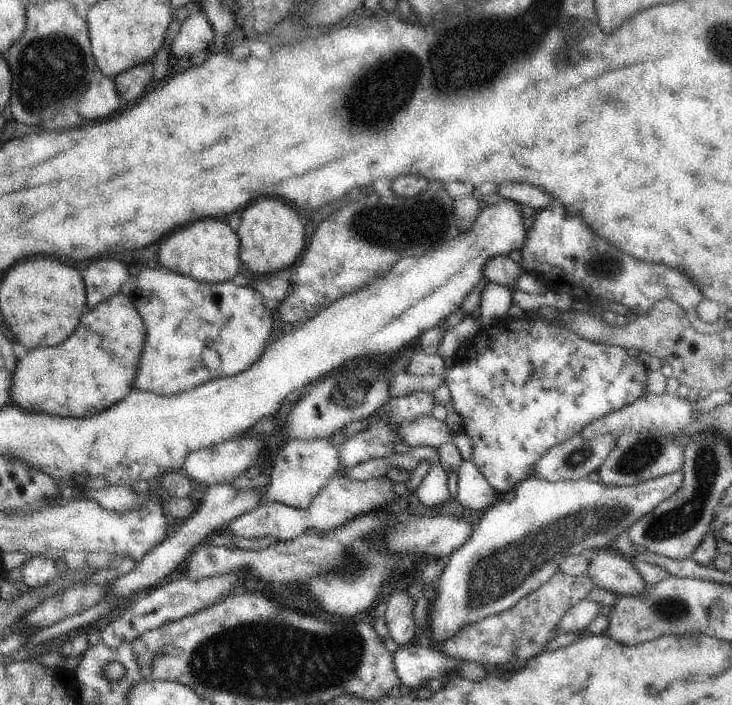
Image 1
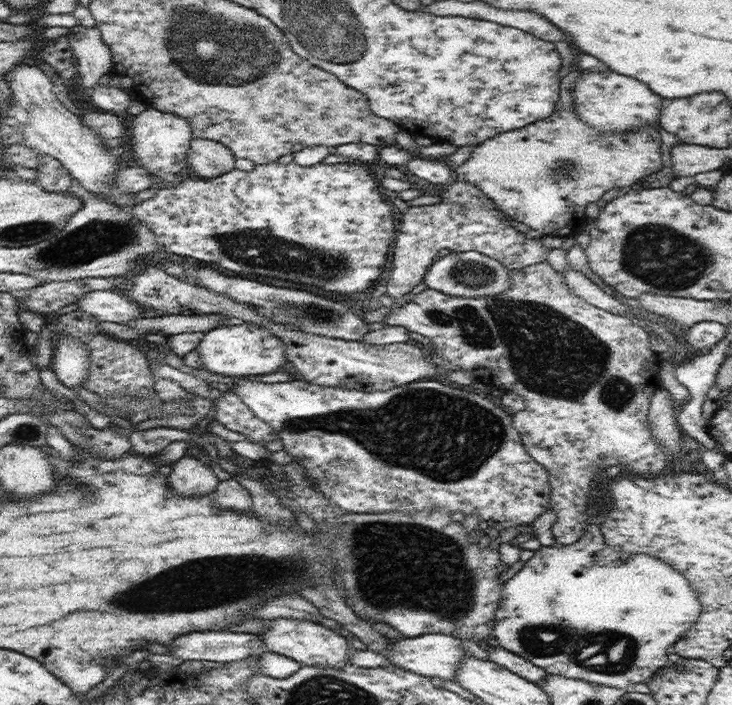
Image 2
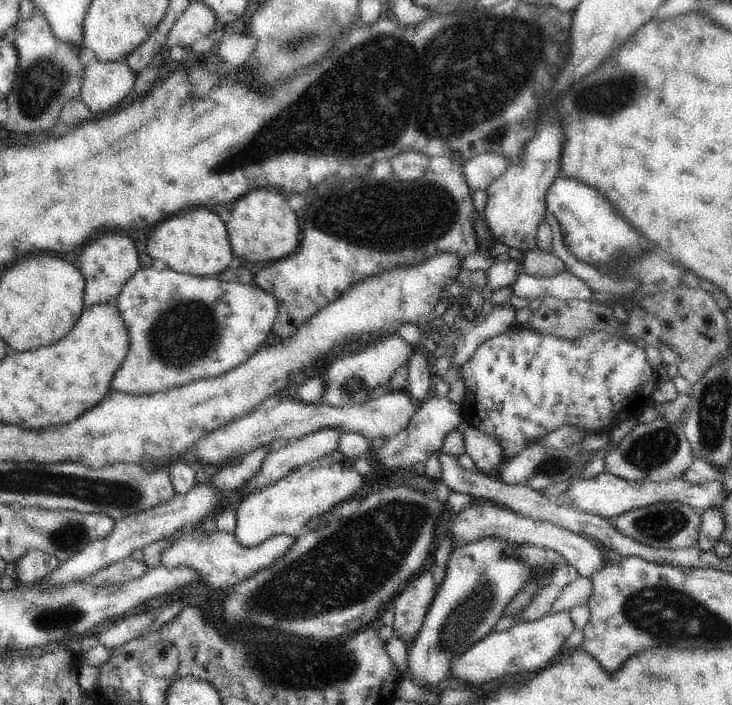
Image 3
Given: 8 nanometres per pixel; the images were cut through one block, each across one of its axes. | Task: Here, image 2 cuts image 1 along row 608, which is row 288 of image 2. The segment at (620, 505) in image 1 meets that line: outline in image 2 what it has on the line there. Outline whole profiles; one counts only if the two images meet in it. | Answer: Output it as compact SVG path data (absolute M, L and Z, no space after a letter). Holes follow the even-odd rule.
M452 251L446 256L436 258L428 267L423 282L428 288L443 292L445 295L463 297L481 297L482 295L492 296L506 289L511 285L512 269L506 268L496 259L486 256L478 251L456 252Z

